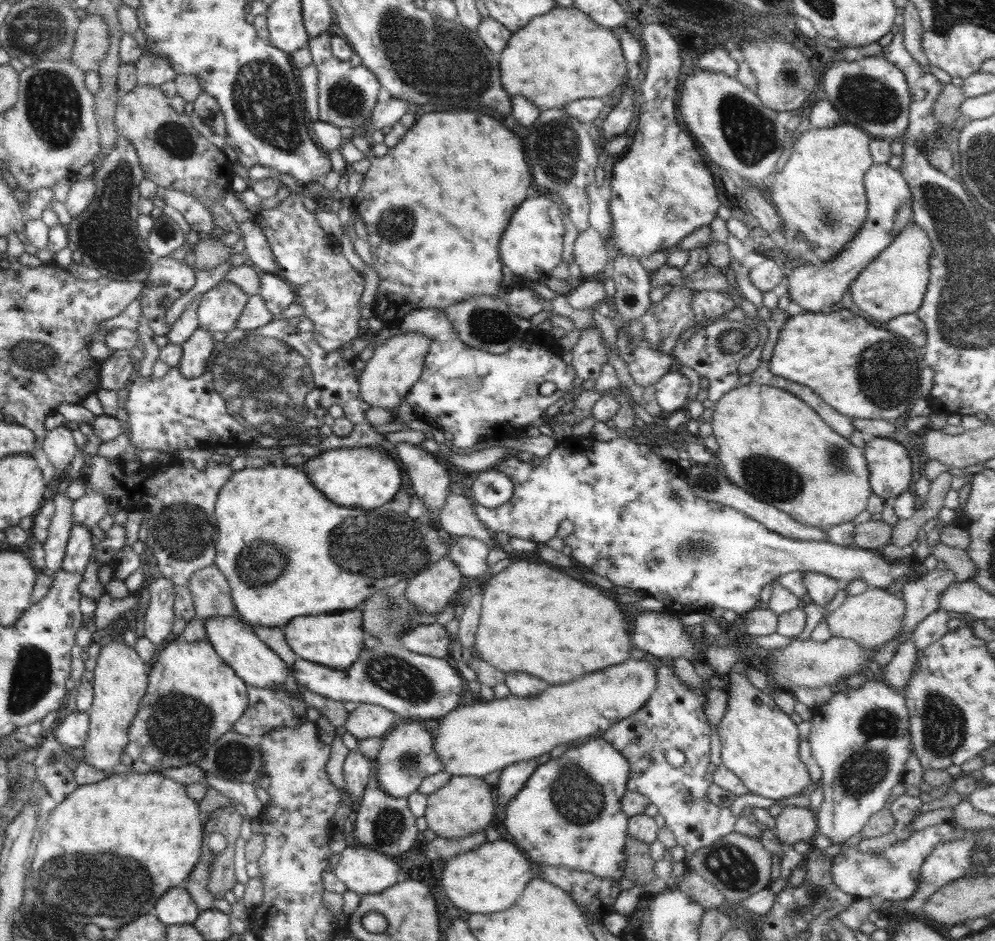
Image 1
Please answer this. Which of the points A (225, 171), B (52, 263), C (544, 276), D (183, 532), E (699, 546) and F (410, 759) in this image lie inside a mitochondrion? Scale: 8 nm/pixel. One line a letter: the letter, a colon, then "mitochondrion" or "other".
A: other
B: other
C: other
D: mitochondrion
E: mitochondrion
F: mitochondrion

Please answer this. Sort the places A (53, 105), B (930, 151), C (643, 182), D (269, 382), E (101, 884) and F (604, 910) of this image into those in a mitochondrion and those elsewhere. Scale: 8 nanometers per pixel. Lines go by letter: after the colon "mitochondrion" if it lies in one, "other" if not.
A: mitochondrion
B: other
C: other
D: mitochondrion
E: mitochondrion
F: other

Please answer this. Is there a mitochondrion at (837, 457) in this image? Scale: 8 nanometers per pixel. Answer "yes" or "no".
yes

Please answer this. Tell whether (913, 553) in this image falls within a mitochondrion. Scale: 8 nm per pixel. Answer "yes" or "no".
no

